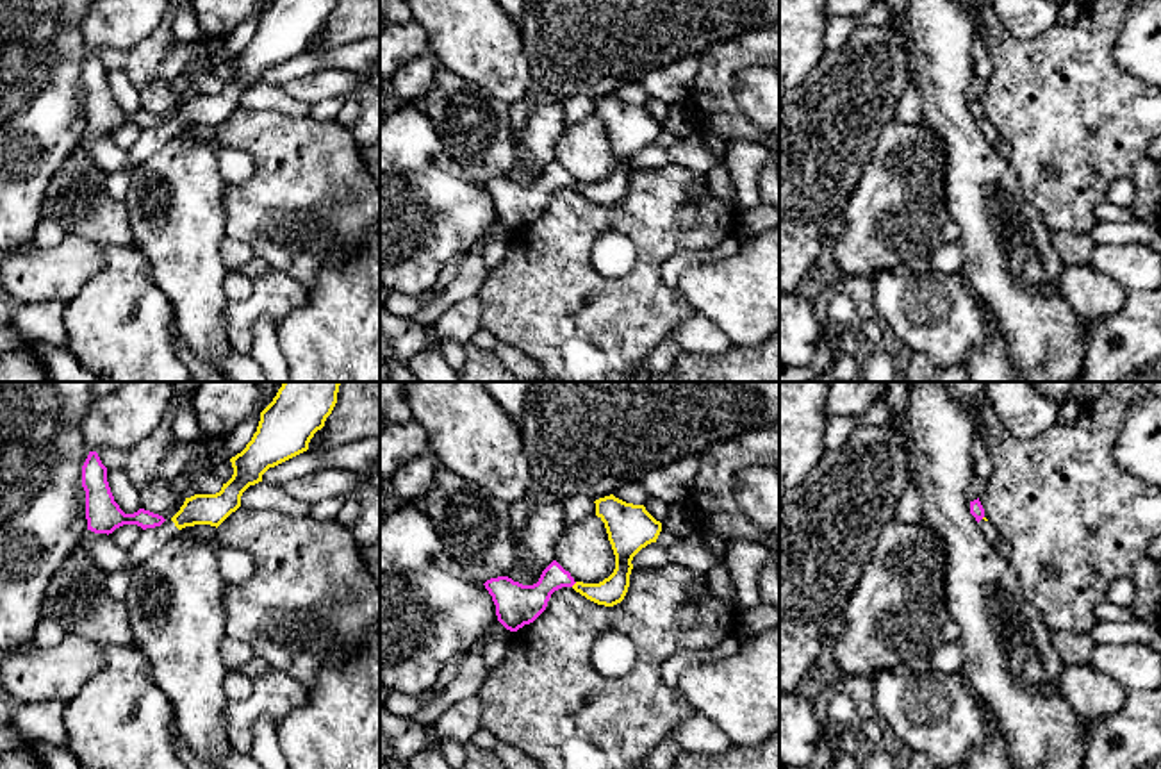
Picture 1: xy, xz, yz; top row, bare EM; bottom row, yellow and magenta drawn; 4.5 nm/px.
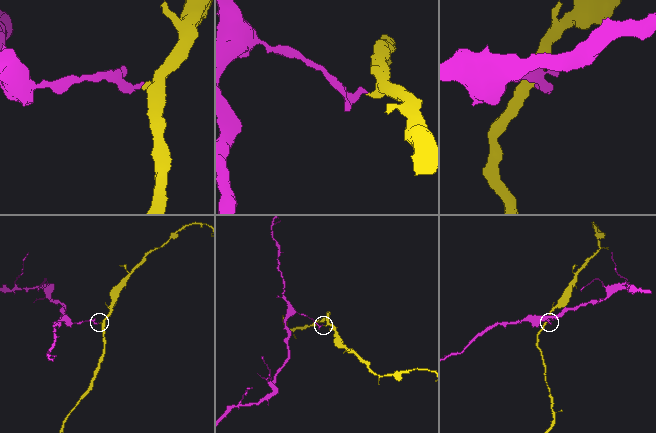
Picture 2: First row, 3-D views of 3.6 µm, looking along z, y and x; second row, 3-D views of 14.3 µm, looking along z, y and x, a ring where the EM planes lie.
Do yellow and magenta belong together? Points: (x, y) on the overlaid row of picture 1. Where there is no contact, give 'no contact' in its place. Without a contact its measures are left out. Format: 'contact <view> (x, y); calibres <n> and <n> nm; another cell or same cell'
contact xz (575, 584); calibres 120 and 180 nm; another cell

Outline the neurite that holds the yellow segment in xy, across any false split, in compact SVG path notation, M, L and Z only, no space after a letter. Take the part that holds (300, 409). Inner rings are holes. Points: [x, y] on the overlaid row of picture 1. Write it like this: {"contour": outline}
{"contour": "M284 382L273 401L260 412L257 432L246 448L230 459L234 475L216 494L185 498L180 510L161 526L139 533L127 558L130 569L155 555L182 528L219 526L241 507L243 492L262 475L303 451L337 403L341 382Z"}

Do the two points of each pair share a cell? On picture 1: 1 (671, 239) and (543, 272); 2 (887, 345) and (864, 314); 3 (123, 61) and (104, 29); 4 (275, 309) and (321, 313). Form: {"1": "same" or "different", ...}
{"1": "same", "2": "same", "3": "different", "4": "different"}

